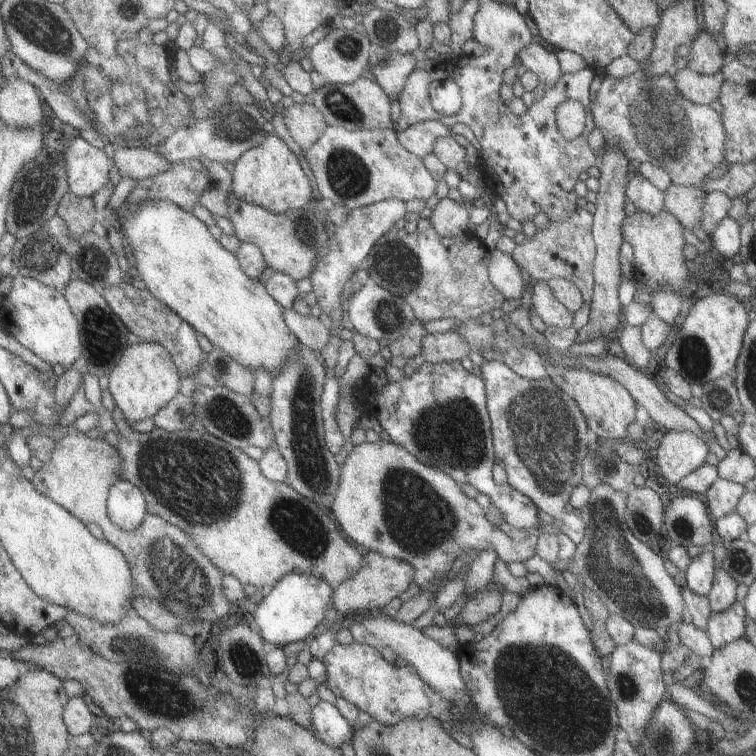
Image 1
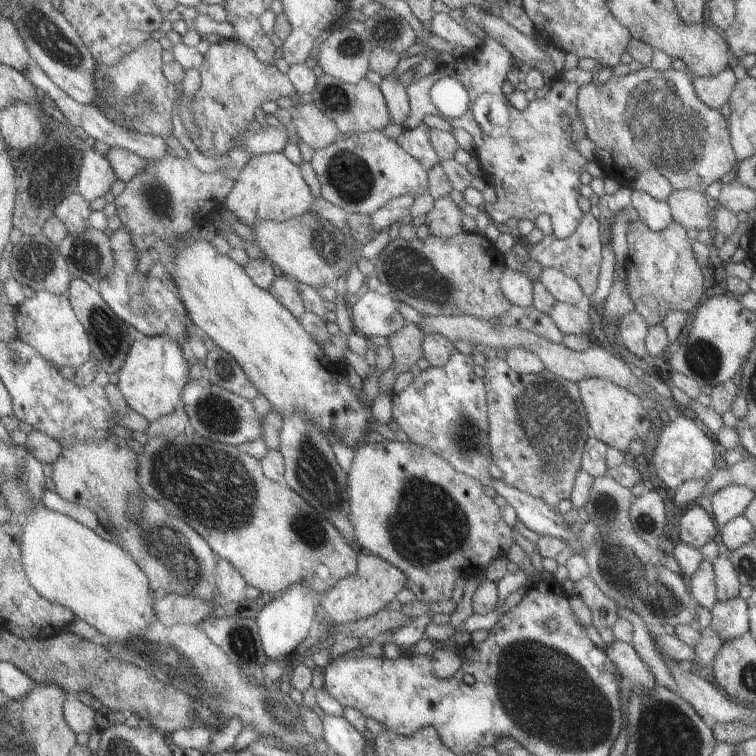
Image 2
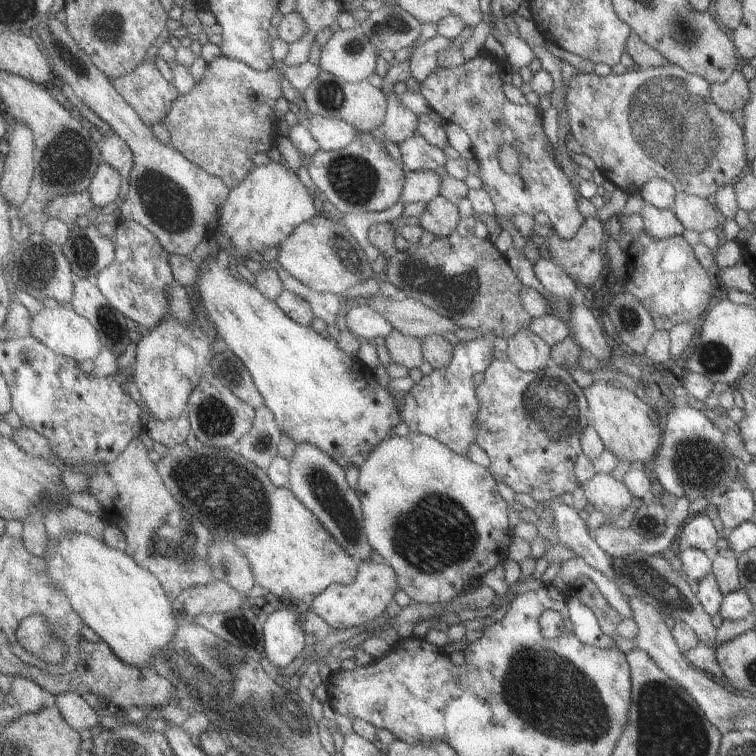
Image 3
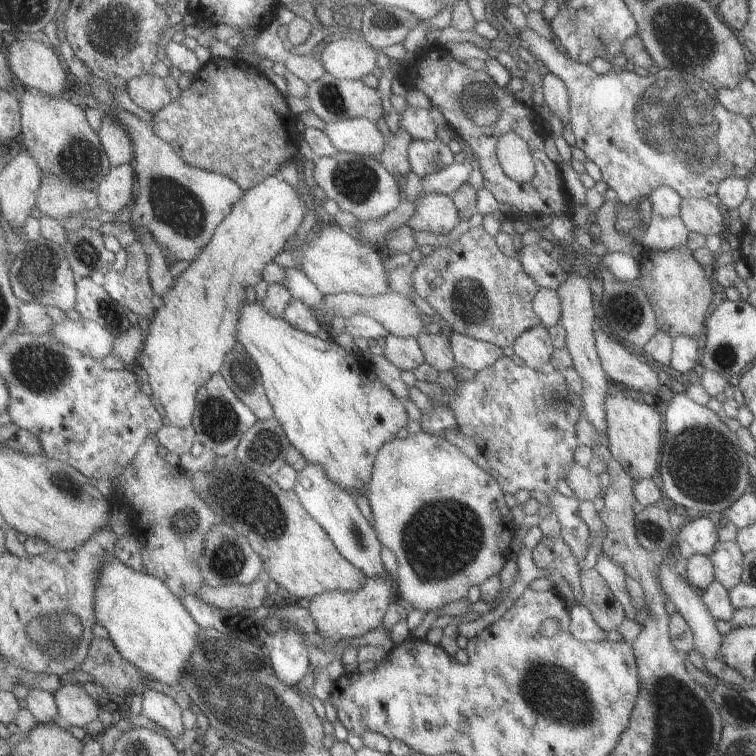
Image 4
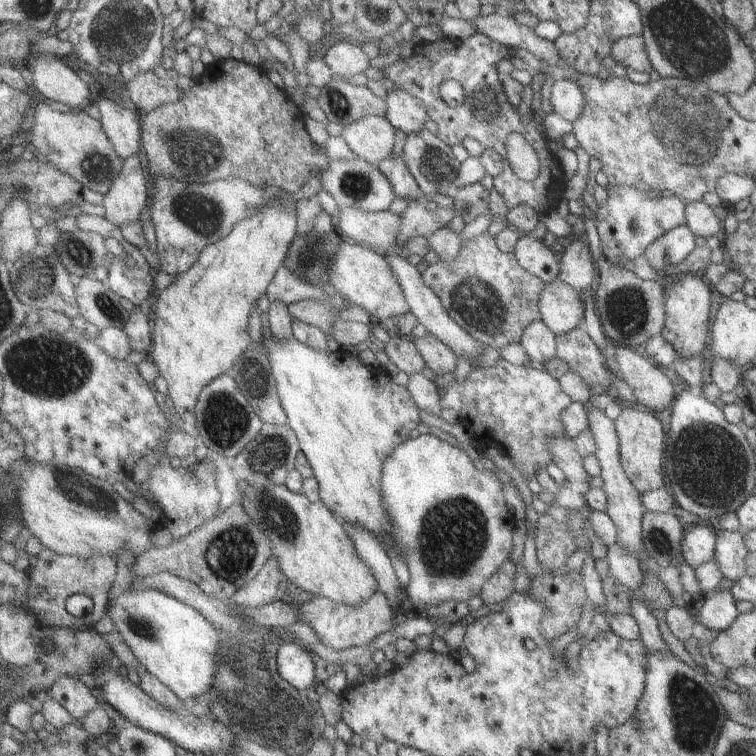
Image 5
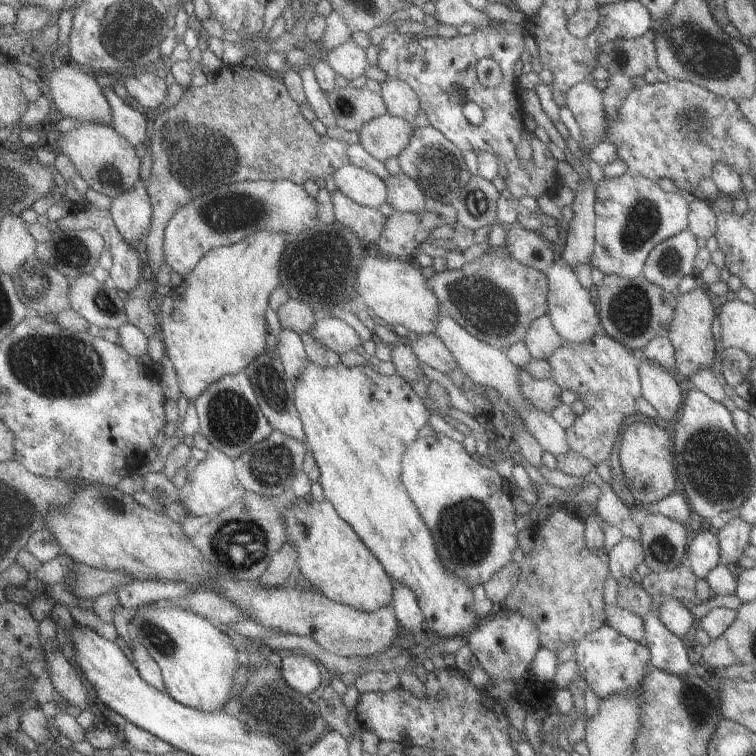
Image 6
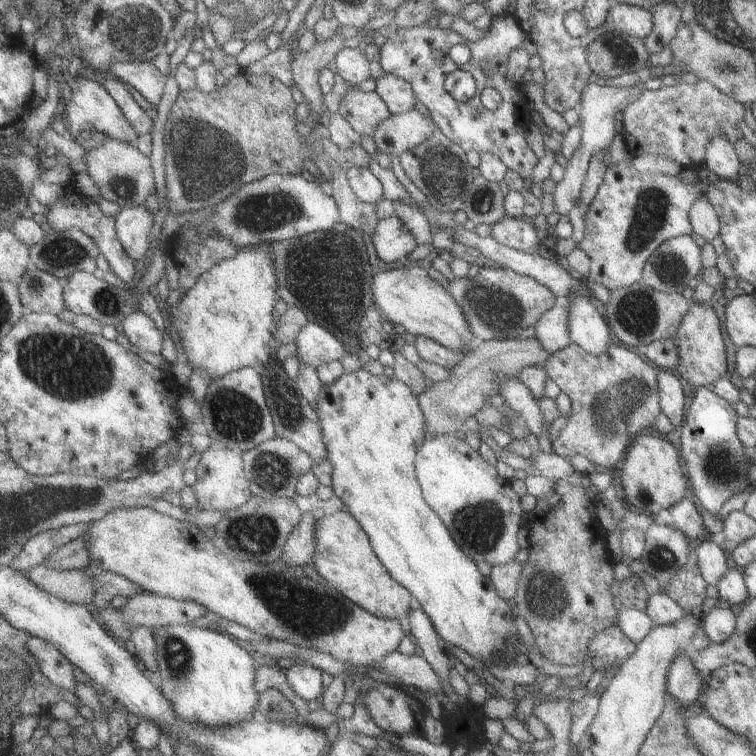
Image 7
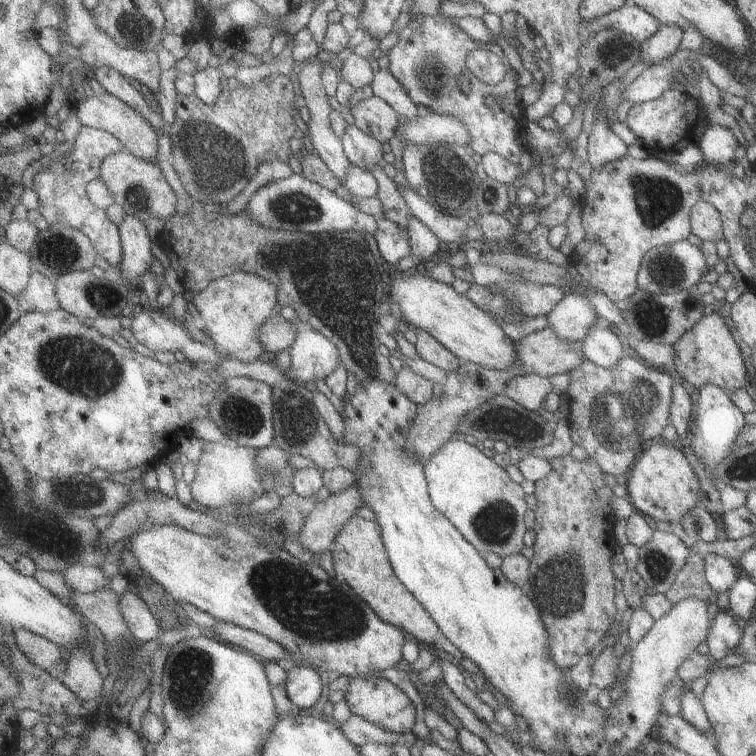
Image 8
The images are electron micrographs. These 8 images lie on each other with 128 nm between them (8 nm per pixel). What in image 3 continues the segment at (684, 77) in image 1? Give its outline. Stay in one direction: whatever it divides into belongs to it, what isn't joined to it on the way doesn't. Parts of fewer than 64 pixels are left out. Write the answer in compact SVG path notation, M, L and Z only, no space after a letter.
M740 68L731 72L731 76L725 82L710 84L709 96L711 102L721 111L730 113L743 108L747 102L749 90L747 90L747 81L741 74Z

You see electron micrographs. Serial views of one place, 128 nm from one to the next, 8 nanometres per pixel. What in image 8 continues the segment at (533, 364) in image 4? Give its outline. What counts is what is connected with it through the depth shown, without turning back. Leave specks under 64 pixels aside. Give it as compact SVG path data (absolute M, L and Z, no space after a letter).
M581 294L565 295L544 315L549 328L563 342L581 340L589 326L603 324Z

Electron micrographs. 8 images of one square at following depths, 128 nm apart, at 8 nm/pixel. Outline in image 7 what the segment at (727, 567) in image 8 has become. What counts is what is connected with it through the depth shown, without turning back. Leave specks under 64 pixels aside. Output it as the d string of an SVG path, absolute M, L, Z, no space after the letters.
M702 538L694 543L695 546L695 566L701 574L701 578L707 584L715 584L725 572L725 551L711 541L711 538Z

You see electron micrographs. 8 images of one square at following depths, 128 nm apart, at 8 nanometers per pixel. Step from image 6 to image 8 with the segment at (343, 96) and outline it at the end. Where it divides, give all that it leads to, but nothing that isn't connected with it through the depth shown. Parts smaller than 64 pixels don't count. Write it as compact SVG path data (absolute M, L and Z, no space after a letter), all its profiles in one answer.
M373 95L360 102L353 102L353 106L349 108L354 124L365 134L381 143L387 143L395 136L401 116L386 100Z

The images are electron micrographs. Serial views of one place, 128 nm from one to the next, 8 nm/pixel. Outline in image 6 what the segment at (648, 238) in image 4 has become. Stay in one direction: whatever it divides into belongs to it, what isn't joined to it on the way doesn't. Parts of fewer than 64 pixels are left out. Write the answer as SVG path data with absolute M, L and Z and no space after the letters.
M683 229L651 249L640 276L667 292L674 292L681 278L691 274L697 249L695 236Z

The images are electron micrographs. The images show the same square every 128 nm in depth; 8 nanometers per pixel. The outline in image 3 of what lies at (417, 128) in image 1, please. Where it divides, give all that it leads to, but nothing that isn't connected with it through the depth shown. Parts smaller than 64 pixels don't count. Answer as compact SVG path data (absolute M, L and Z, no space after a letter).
M416 132L413 136L401 144L399 147L402 161L406 165L406 170L411 171L436 171L443 168L448 158L443 155L442 149L429 144L422 136Z

